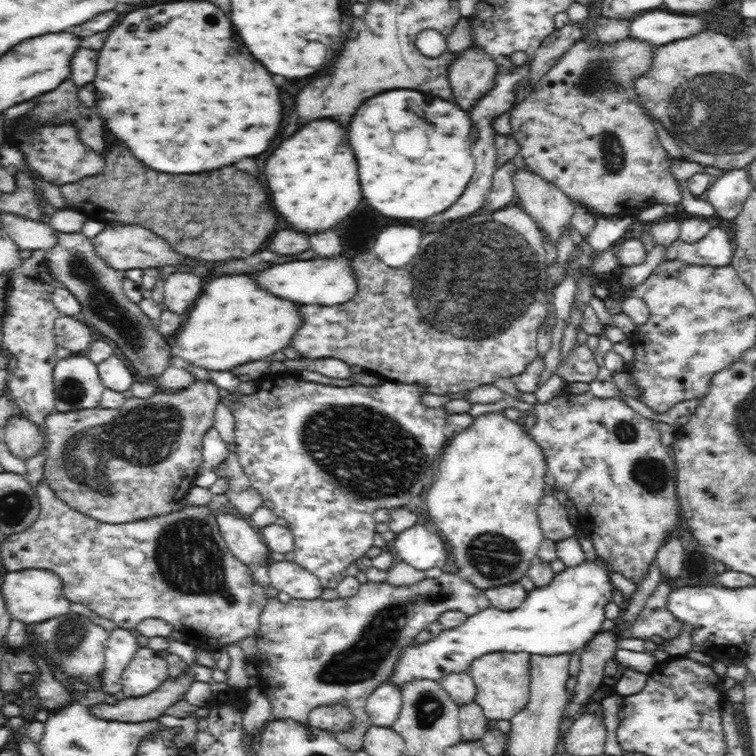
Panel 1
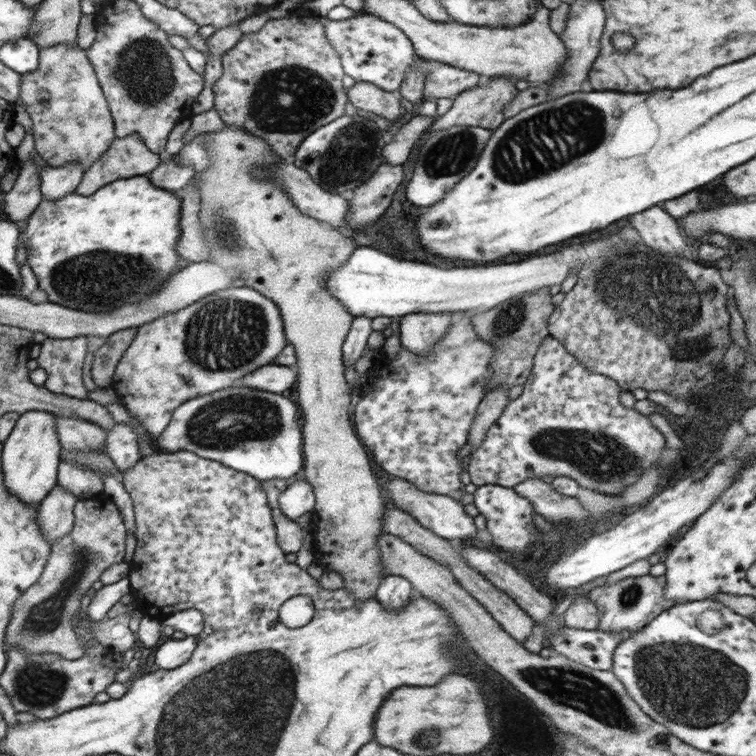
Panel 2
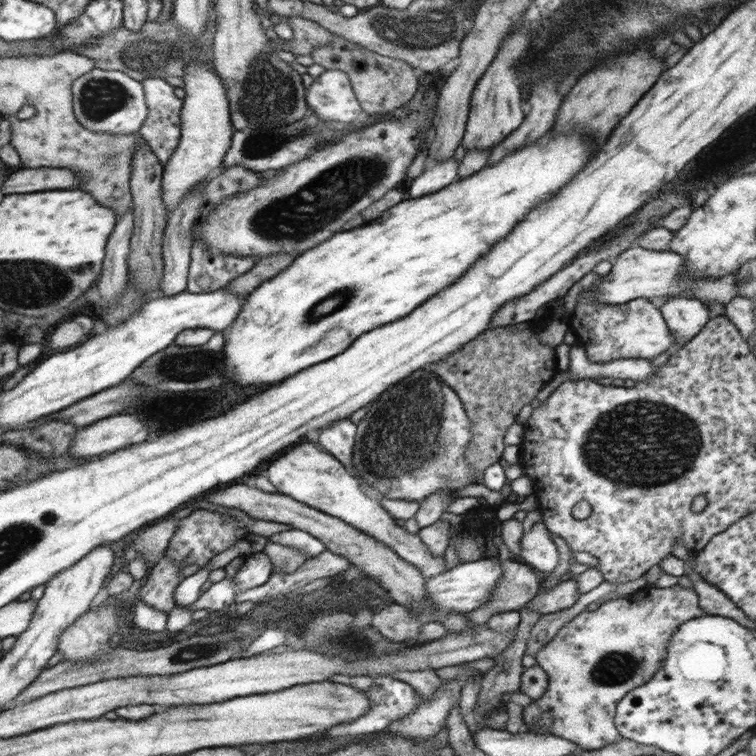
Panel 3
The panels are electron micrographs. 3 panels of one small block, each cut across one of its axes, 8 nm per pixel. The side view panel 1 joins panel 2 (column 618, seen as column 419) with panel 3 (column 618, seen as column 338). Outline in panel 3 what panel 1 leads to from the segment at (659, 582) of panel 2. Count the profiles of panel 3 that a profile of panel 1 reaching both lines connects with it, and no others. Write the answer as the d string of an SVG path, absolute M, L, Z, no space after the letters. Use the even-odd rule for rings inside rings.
M679 585L672 586L670 588L652 588L648 586L633 595L621 597L618 600L608 600L608 602L604 602L604 604L599 606L599 608L594 610L594 612L585 611L578 614L578 616L574 617L574 619L568 622L563 628L560 628L554 641L546 644L544 648L540 649L535 654L537 664L539 664L548 675L548 686L546 692L540 697L540 700L534 701L531 705L524 709L523 722L529 730L533 730L533 728L537 728L537 726L539 726L542 715L550 715L553 720L551 722L551 727L549 728L551 733L559 736L560 738L565 738L570 742L575 742L578 746L581 746L585 750L598 750L608 746L609 744L618 742L622 736L616 728L614 717L620 700L624 698L623 696L629 690L642 686L653 677L653 674L660 668L661 662L665 659L668 644L670 644L670 640L672 640L674 632L680 628L680 625L691 618L698 618L701 615L705 615L705 612L699 606L699 597L697 596L695 590L682 588L682 586Z

